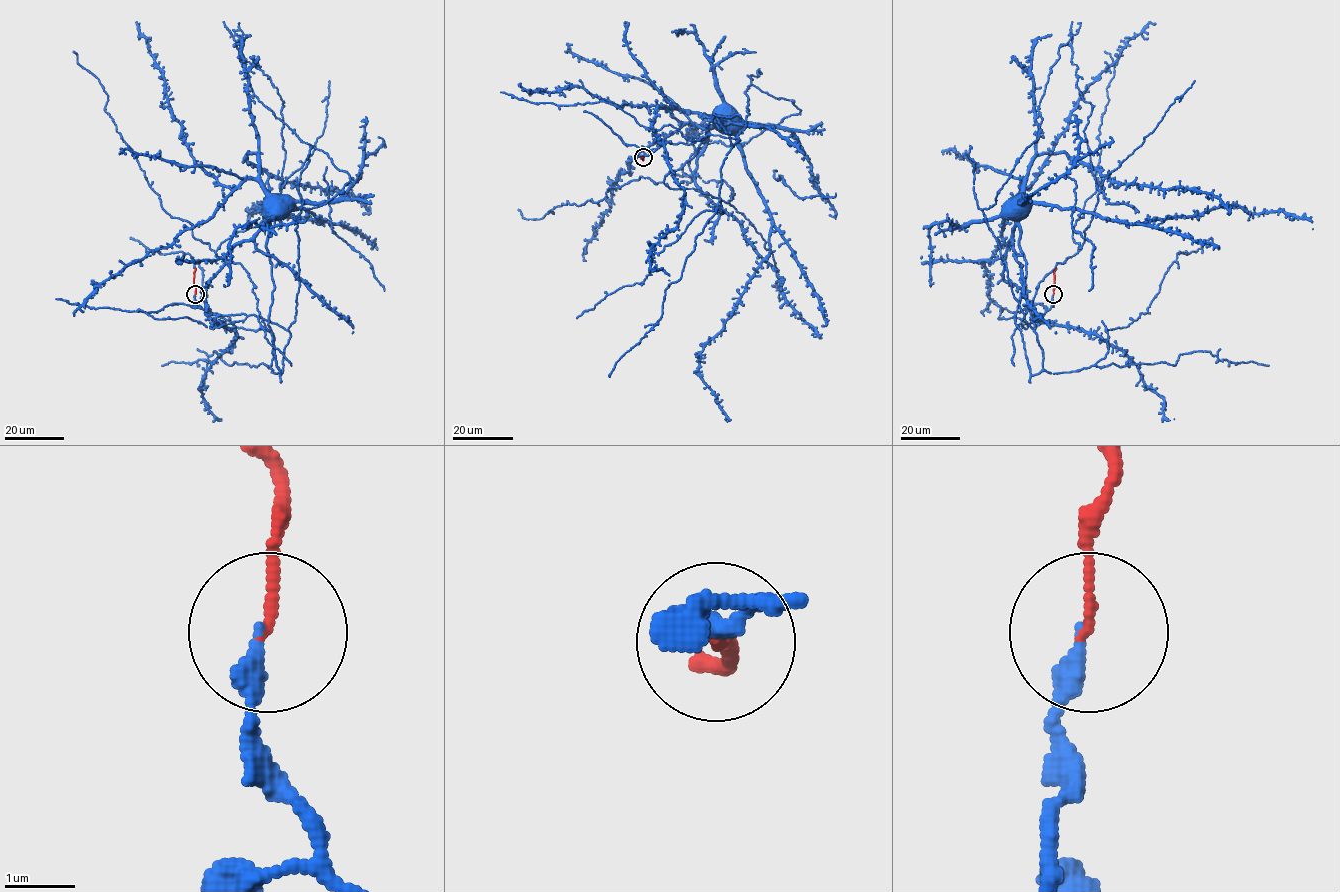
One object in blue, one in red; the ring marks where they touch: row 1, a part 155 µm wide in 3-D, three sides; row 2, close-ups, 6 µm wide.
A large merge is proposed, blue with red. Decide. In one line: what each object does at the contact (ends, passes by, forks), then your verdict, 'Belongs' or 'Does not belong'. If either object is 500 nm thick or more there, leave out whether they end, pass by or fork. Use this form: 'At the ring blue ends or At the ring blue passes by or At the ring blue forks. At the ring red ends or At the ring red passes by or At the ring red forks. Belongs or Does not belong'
At the ring blue ends. At the ring red ends. Belongs

